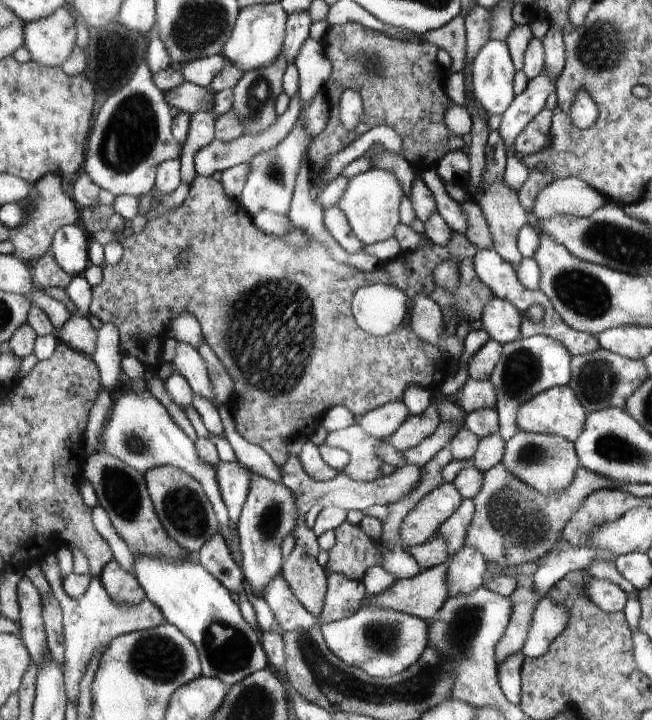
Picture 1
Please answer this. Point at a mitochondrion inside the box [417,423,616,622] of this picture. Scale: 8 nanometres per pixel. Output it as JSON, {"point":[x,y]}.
{"point":[523,524]}

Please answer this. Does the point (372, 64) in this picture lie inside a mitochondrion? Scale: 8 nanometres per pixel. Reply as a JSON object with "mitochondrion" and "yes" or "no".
{"mitochondrion":"yes"}

